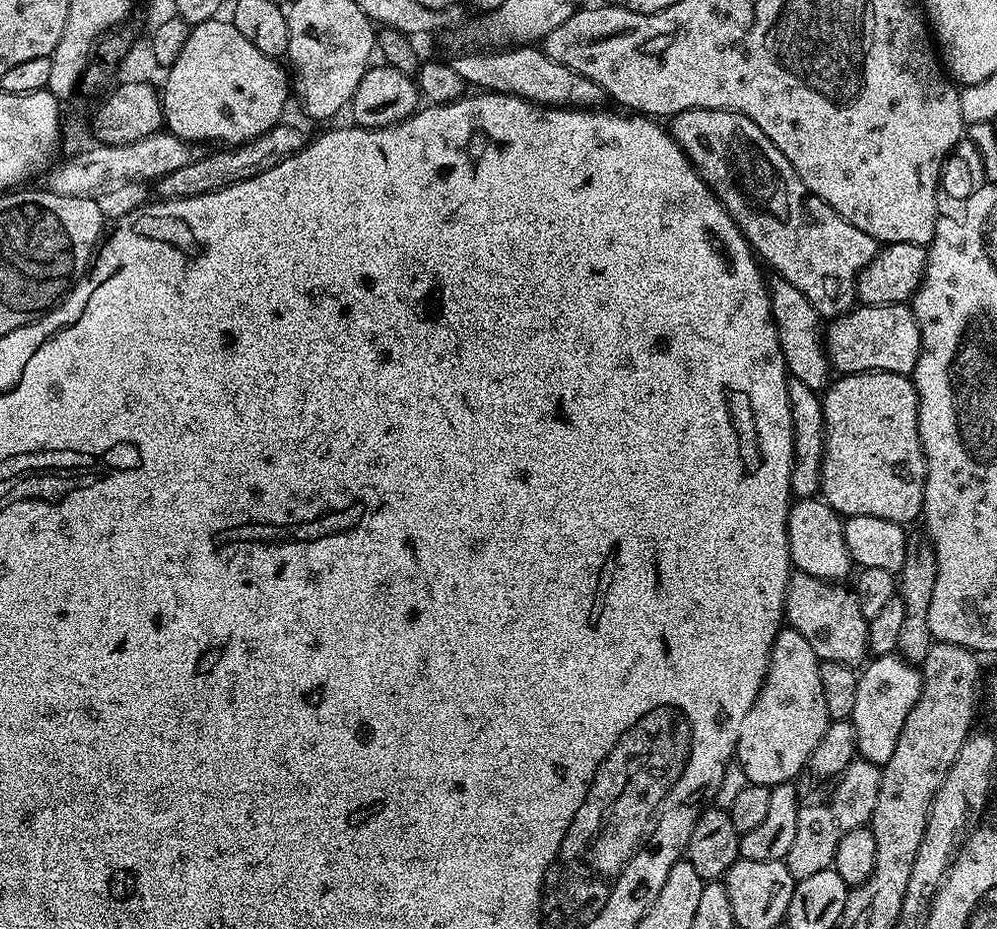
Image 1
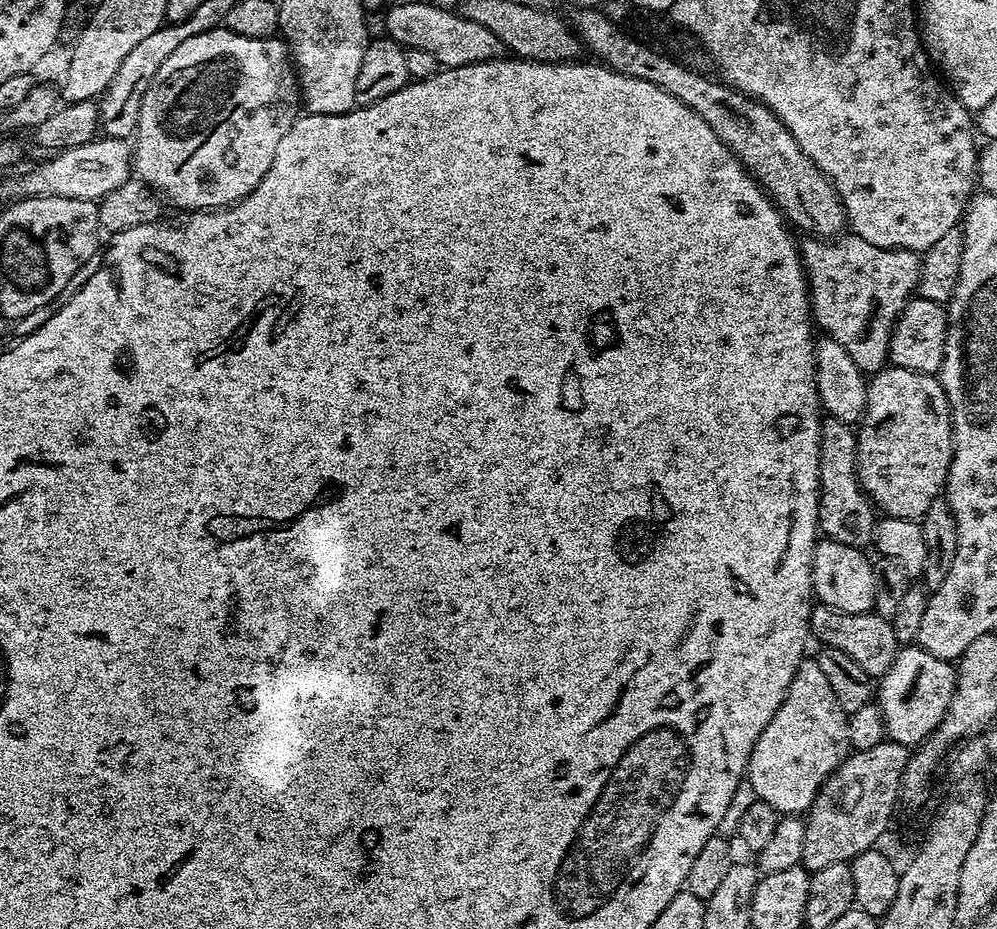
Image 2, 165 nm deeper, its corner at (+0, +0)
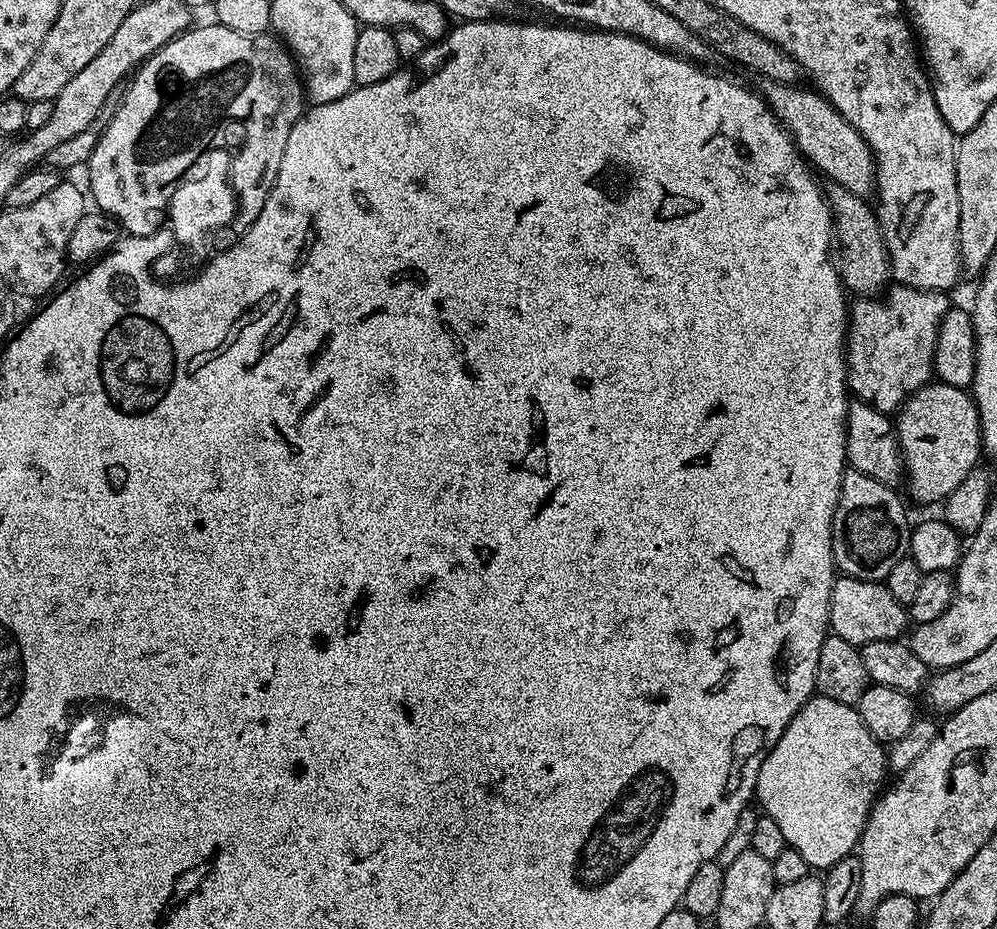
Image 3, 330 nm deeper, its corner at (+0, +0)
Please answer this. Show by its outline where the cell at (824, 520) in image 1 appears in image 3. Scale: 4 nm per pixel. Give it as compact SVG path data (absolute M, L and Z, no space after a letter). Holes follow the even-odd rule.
M840 574L832 584L828 623L835 635L846 638L846 642L851 644L863 646L870 642L901 639L909 627L910 617L907 607L890 594L887 583Z

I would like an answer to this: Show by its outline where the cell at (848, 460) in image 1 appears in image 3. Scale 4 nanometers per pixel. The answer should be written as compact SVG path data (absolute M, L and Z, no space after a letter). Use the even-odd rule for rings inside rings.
M939 382L923 384L900 405L894 427L908 492L920 504L939 505L981 463L980 412L965 389Z

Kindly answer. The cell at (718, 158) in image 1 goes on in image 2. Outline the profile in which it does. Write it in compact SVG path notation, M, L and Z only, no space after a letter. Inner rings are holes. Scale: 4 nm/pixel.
M841 234L835 239L828 238L808 238L805 244L799 245L800 260L804 263L804 274L808 277L808 294L812 306L812 319L815 327L821 333L830 338L834 338L834 342L838 342L838 346L843 346L846 354L850 354L850 358L854 358L854 362L860 367L860 371L865 374L875 374L889 363L888 347L890 346L890 338L892 337L892 328L896 324L896 318L900 311L906 307L909 300L913 299L914 293L917 291L917 284L920 280L920 264L921 257L917 253L906 250L905 248L883 248L882 246L874 246L874 242L866 242L861 236L855 234Z

